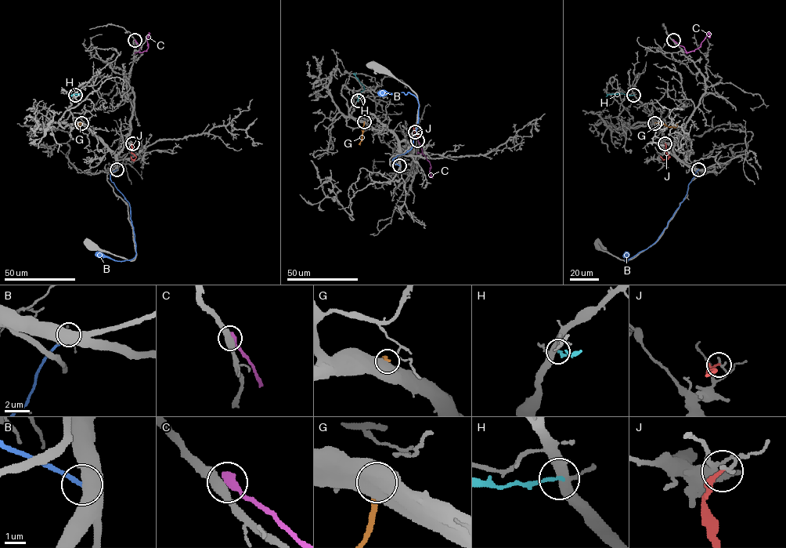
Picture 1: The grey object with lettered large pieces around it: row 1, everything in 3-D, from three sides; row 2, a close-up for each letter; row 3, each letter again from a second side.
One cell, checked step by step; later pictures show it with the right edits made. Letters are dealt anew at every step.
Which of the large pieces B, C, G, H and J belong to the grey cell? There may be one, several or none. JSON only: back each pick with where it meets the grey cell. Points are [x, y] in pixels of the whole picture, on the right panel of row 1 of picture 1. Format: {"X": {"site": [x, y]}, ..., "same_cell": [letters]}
{"same_cell": []}

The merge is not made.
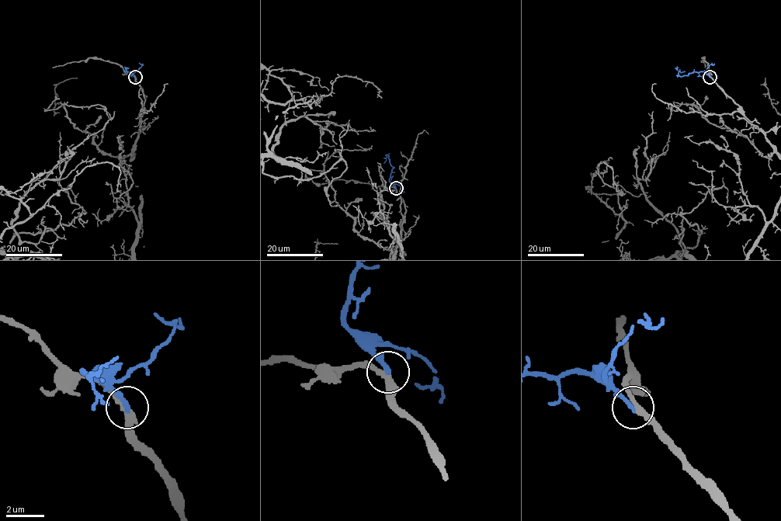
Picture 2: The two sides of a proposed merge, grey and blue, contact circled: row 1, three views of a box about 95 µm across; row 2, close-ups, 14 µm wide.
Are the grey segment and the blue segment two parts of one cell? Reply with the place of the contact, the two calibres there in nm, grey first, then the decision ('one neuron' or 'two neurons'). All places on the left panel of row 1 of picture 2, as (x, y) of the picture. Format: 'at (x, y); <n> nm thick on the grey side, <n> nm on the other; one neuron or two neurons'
at (135, 77); 320 nm thick on the grey side, 260 nm on the other; one neuron

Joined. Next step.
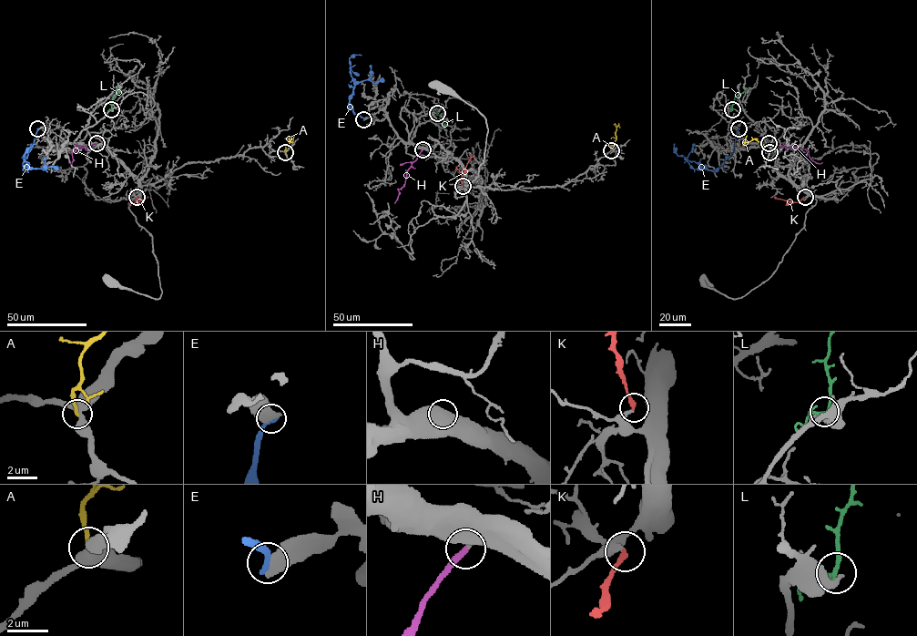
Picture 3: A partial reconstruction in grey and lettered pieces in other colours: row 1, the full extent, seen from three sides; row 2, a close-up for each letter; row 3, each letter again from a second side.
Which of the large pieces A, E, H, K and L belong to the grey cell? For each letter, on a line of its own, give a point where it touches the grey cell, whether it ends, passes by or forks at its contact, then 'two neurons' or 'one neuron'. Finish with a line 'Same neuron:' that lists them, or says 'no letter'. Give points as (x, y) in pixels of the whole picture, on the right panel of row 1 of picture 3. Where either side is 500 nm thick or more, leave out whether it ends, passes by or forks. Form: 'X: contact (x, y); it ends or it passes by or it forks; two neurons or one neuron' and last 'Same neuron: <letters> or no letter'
A: contact (769, 152); it ends; two neurons
E: contact (738, 128); two neurons
H: contact (769, 143); one neuron
K: contact (805, 197); it ends; one neuron
L: contact (732, 109); it passes by; two neurons
Same neuron: H, K

